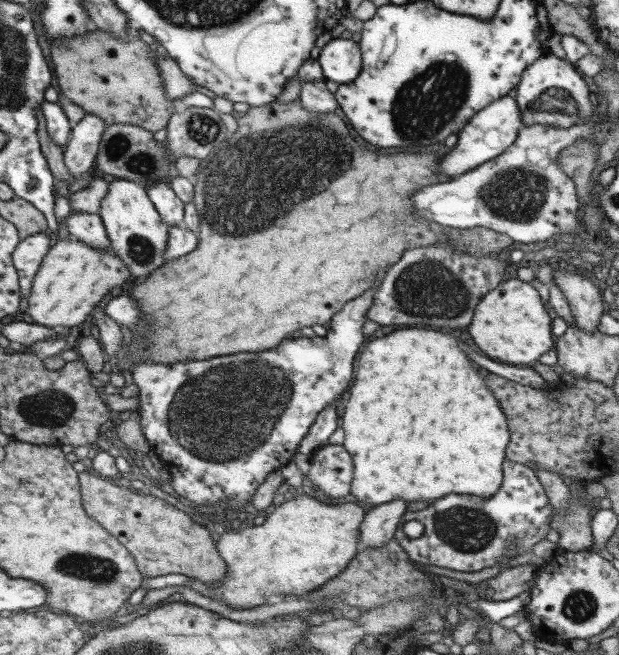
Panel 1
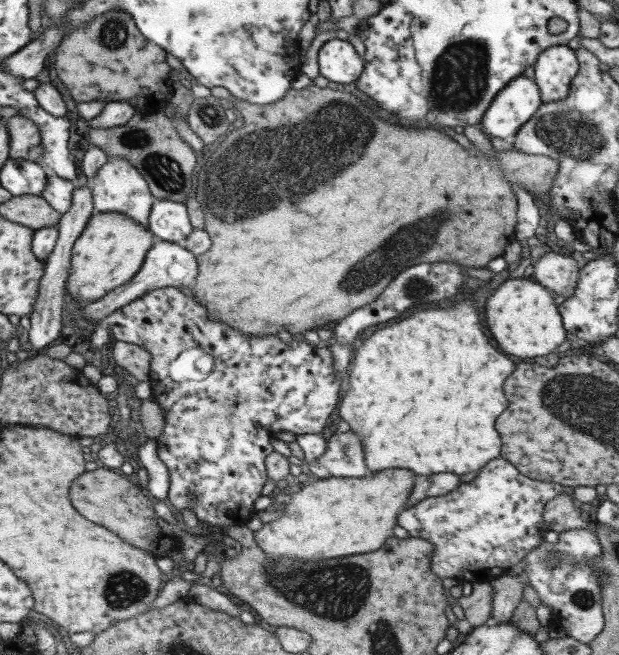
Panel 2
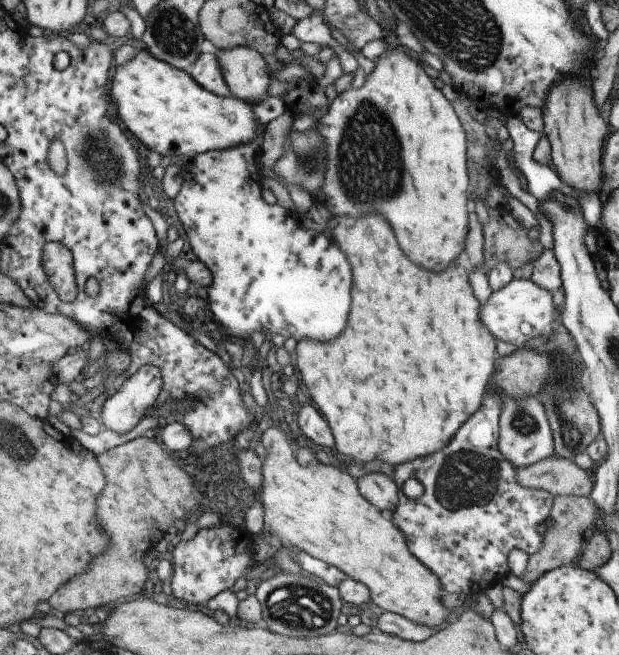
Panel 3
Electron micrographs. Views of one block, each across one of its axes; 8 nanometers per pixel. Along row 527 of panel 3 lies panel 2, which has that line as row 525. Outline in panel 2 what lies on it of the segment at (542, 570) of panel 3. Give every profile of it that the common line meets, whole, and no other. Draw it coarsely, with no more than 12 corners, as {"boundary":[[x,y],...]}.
{"boundary":[[562,491],[546,503],[547,530],[592,529],[574,498]]}

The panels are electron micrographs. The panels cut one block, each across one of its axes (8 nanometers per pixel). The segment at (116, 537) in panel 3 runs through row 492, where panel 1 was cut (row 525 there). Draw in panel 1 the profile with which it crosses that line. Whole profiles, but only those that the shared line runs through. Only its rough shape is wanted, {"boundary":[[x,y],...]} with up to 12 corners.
{"boundary":[[79,472],[82,504],[146,578],[219,586],[211,532],[148,491]]}

